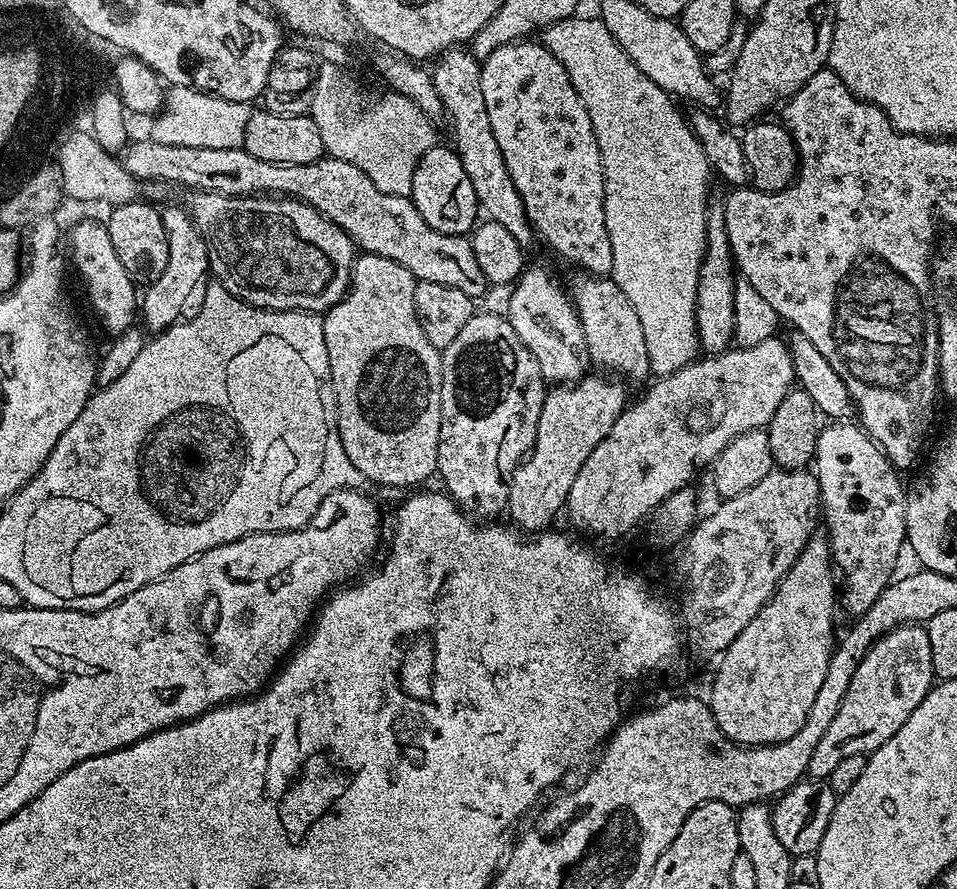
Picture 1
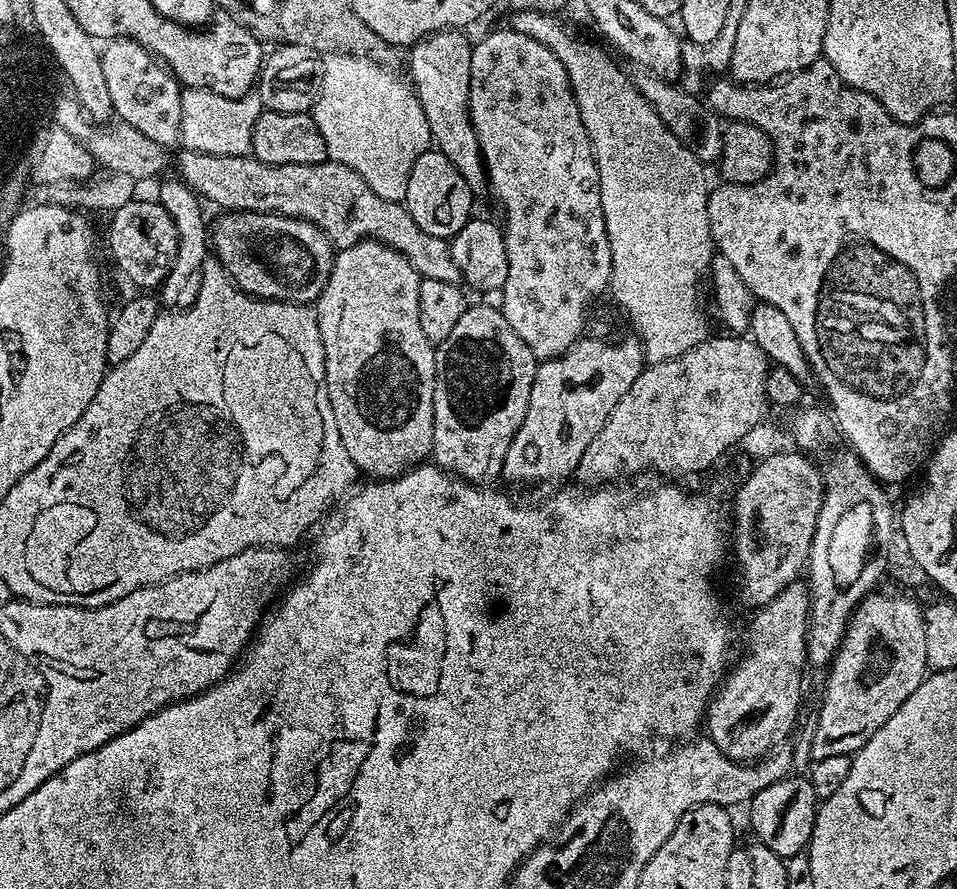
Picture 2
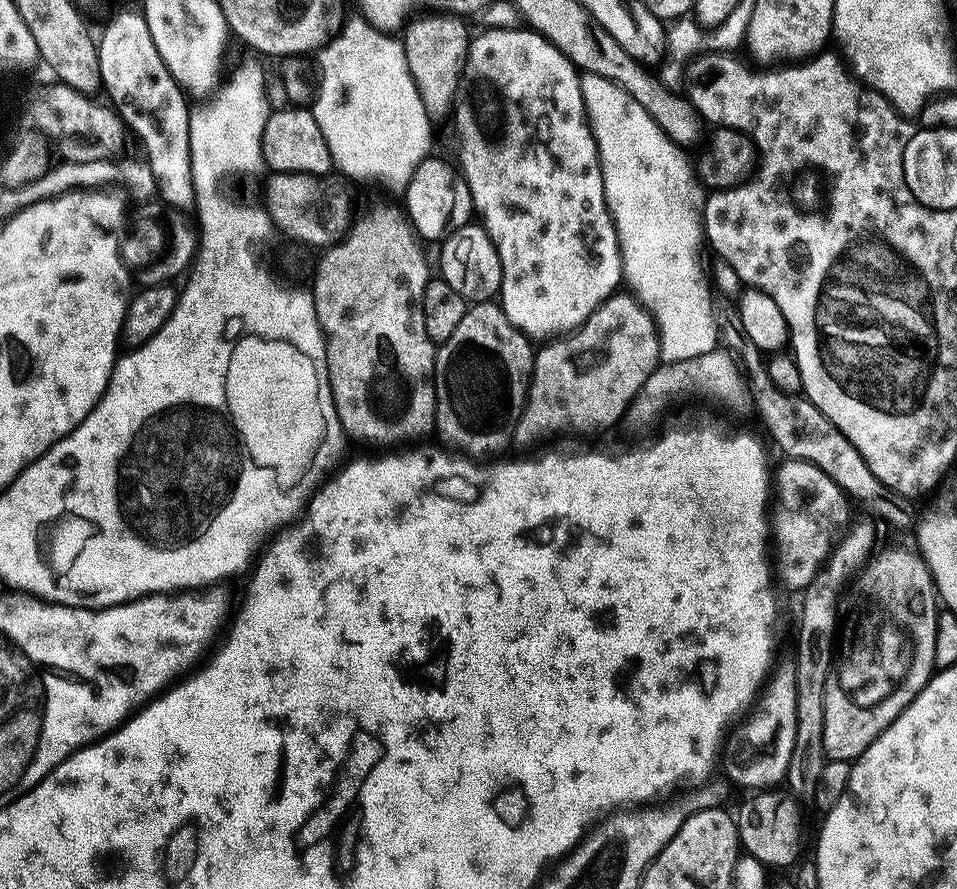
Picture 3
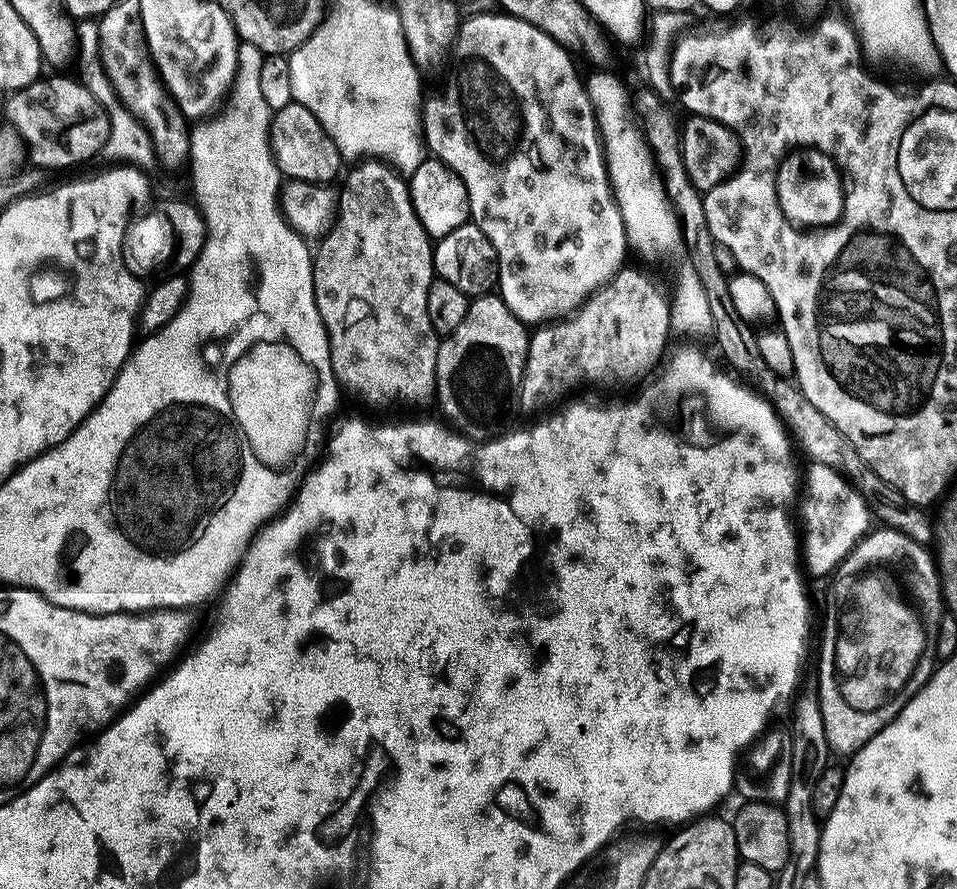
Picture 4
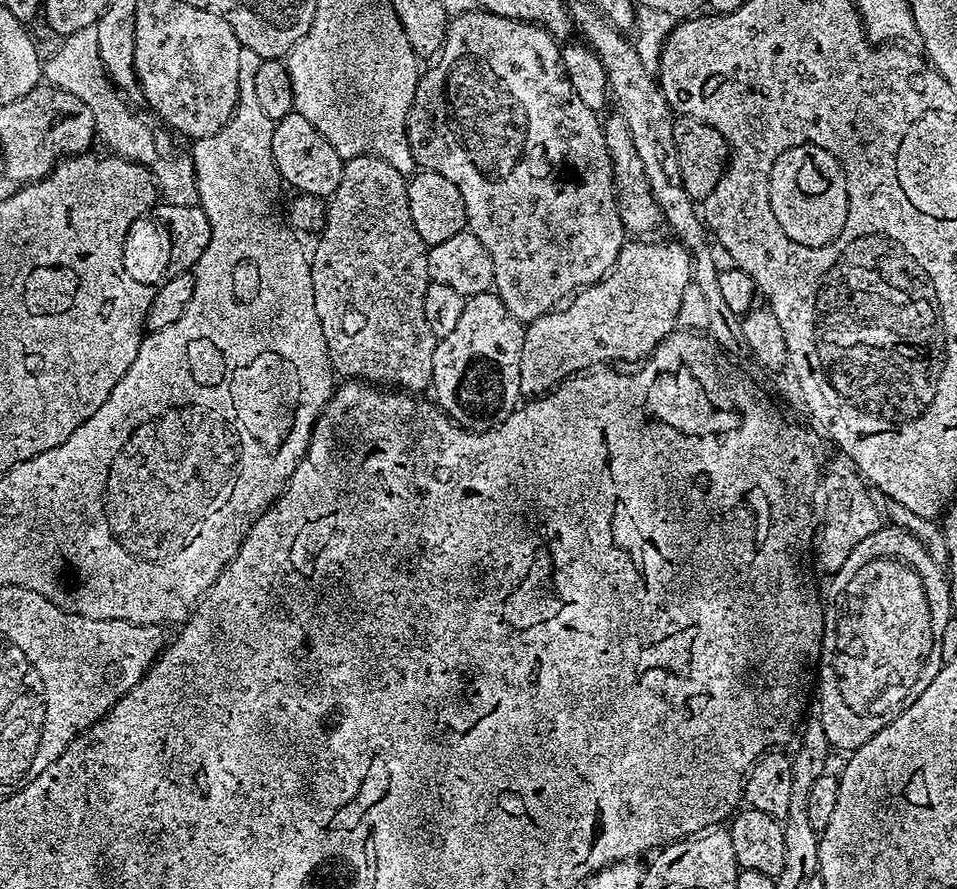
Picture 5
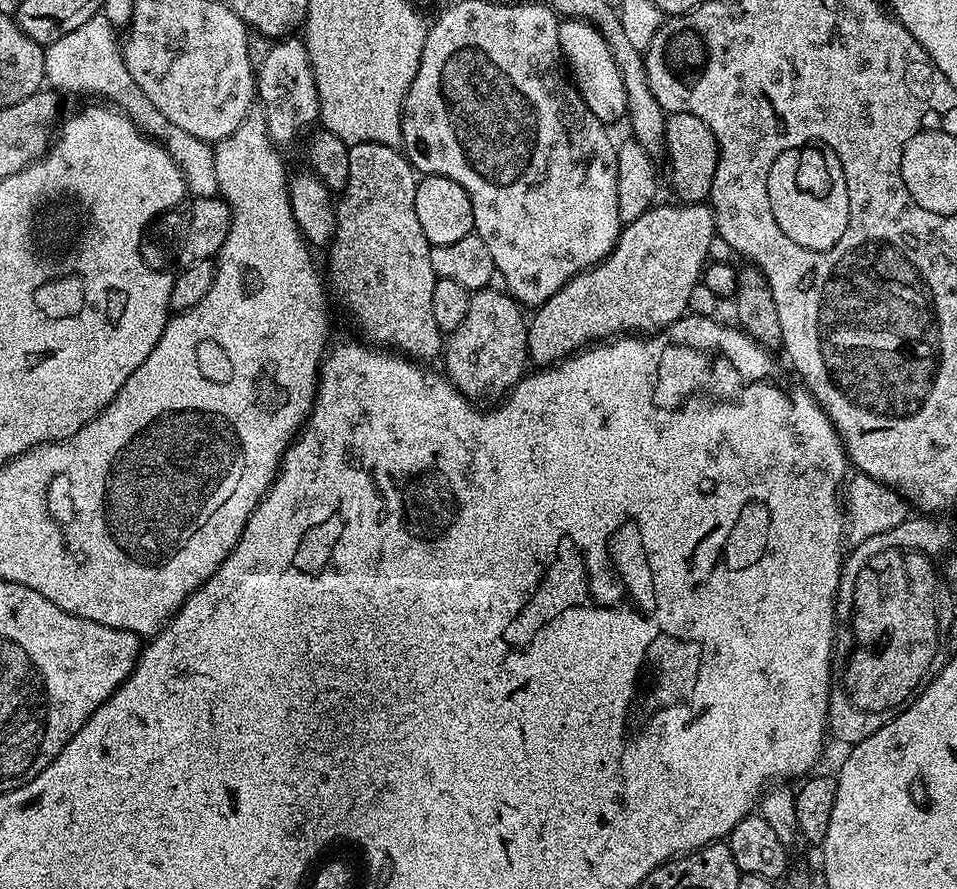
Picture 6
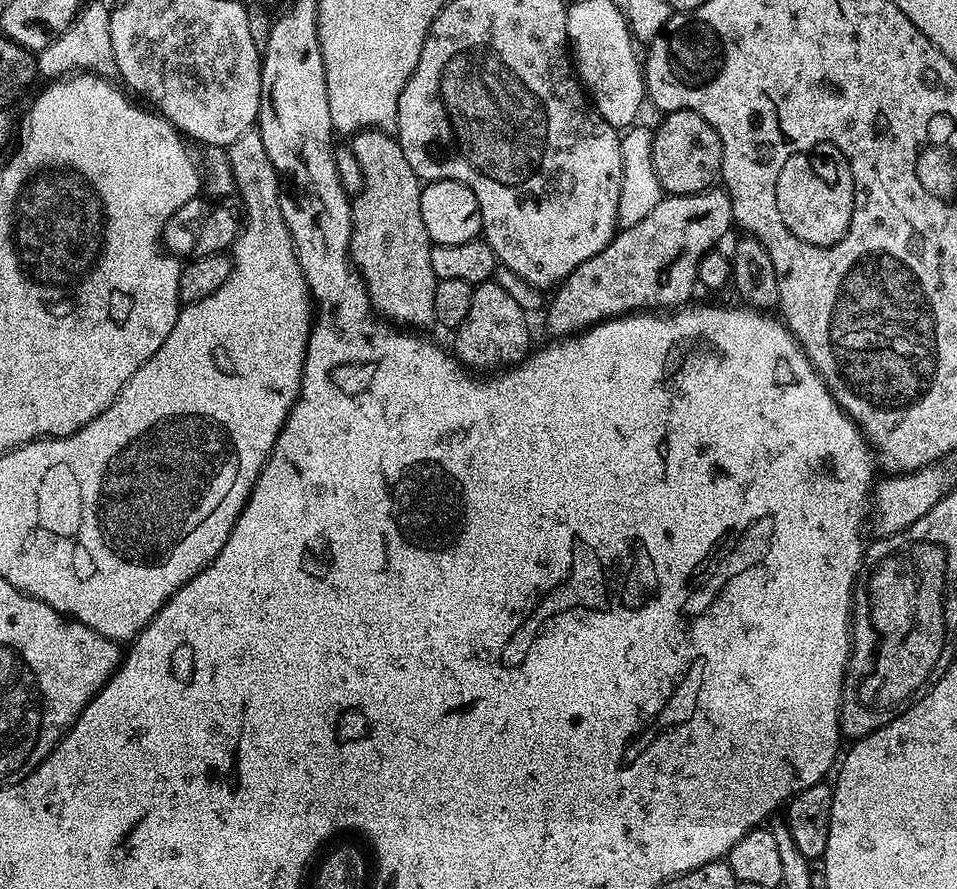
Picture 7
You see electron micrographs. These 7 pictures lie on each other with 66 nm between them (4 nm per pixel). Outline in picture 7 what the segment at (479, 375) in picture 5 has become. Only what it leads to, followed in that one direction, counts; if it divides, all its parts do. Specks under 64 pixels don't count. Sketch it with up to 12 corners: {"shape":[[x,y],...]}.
{"shape":[[495,279],[473,287],[455,329],[465,368],[529,355],[524,308]]}

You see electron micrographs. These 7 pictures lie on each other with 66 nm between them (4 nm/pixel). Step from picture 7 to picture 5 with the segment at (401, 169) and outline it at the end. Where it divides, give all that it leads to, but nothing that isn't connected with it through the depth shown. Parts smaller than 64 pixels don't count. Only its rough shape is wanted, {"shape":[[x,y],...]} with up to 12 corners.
{"shape":[[345,159],[311,249],[344,378],[420,394],[429,245],[389,160]]}

